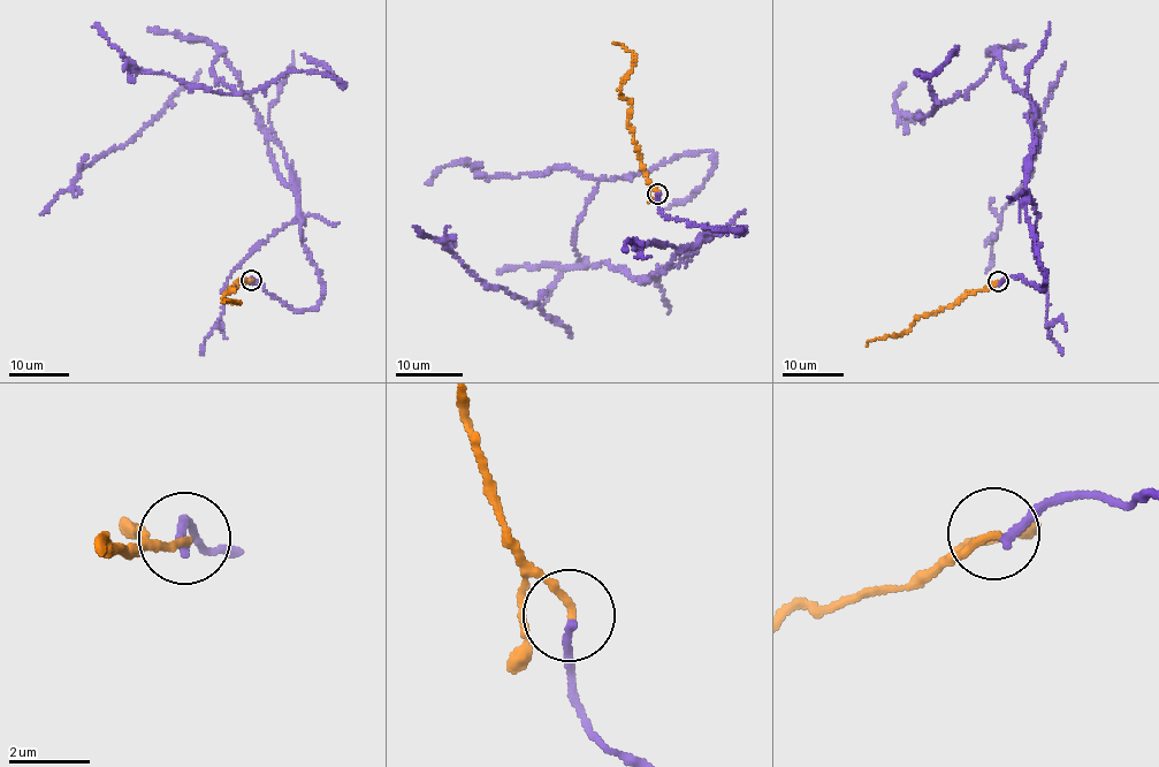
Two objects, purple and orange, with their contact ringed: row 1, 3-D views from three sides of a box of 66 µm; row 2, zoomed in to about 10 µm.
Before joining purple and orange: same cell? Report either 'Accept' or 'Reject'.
Reject

